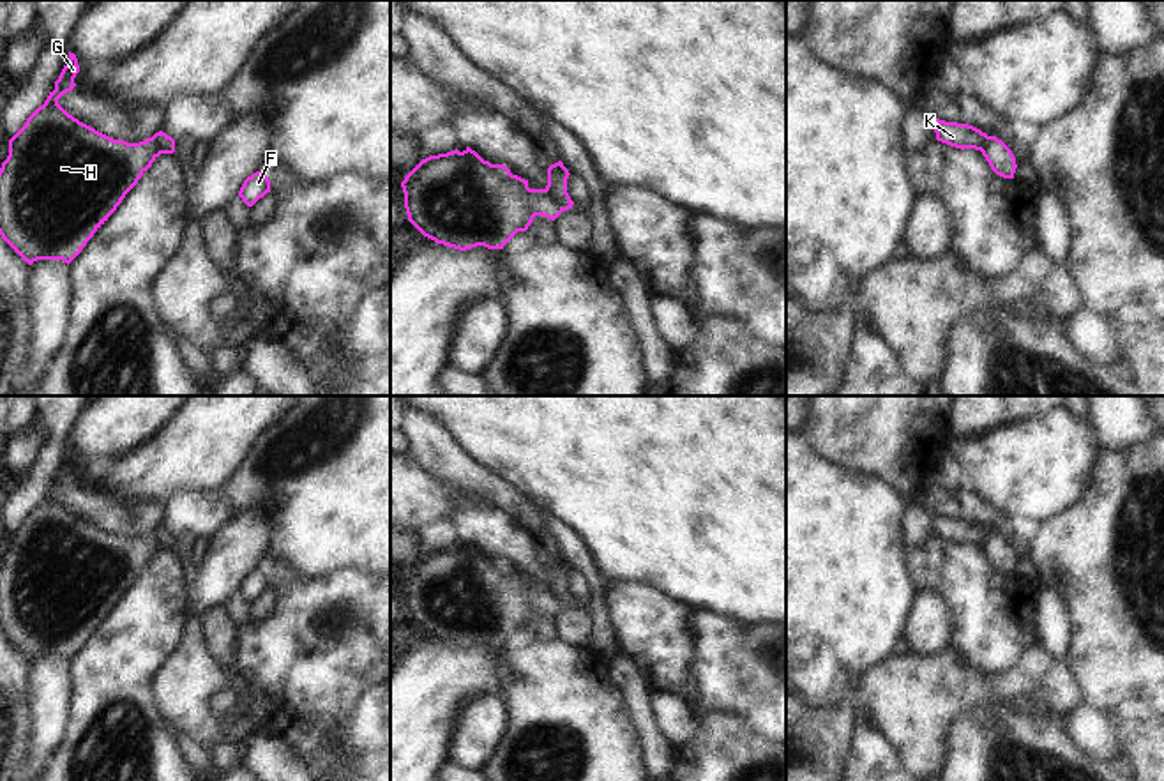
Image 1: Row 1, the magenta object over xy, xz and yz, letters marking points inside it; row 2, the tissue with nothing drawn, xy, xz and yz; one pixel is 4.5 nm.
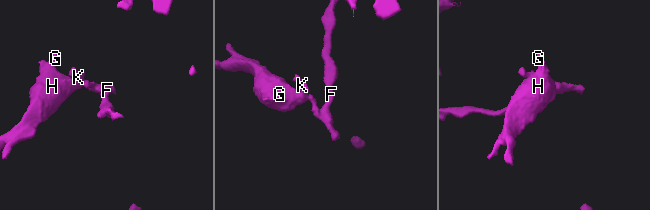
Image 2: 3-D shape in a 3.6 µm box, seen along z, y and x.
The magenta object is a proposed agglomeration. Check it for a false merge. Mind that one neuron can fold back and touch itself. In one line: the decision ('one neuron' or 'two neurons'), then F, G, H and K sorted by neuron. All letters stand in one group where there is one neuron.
two neurons; groups F K / G H

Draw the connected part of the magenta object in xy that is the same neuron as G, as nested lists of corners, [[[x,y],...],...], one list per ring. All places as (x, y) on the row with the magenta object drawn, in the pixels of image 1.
[[[69,51],[69,62],[55,81],[55,90],[9,140],[9,155],[0,168],[0,235],[28,265],[37,260],[62,260],[69,265],[163,154],[154,138],[140,143],[113,140],[69,115],[58,99],[76,87],[78,72],[78,58]]]

